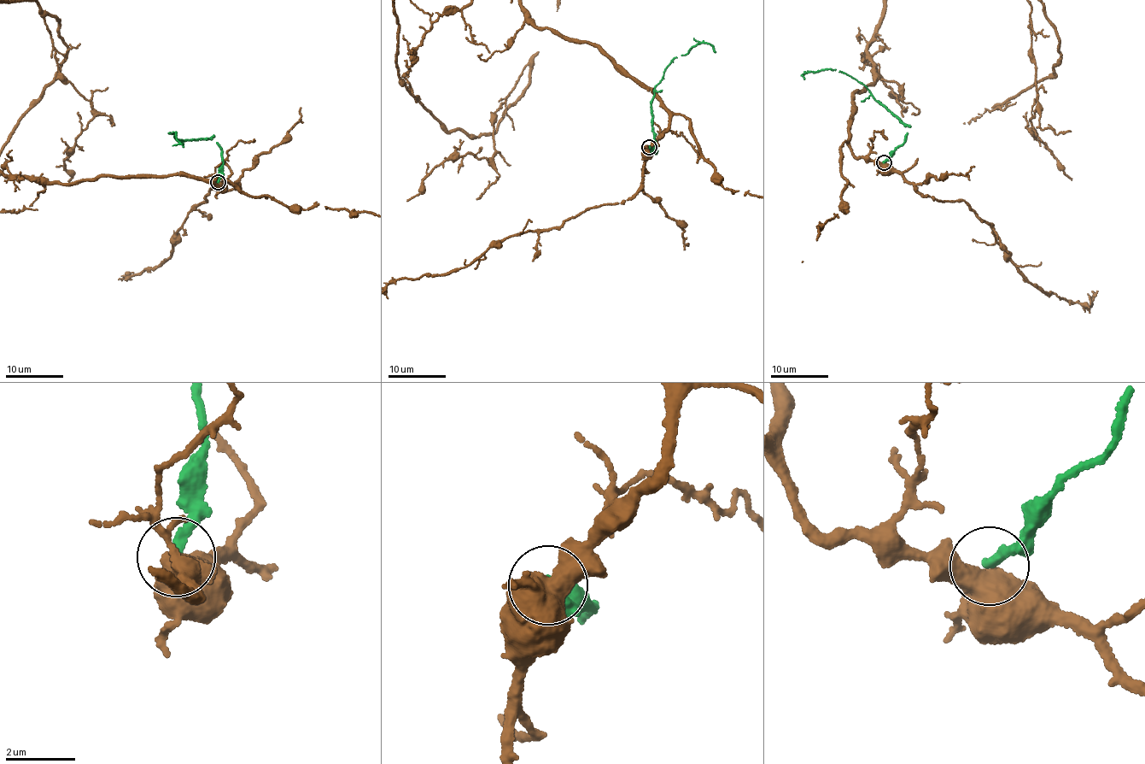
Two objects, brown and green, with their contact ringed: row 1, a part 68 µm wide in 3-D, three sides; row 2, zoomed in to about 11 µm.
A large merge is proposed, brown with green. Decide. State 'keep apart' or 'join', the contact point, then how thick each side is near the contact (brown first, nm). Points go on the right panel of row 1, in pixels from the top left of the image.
keep apart; at (884, 162); 600 nm thick on the brown side, 300 nm on the other

